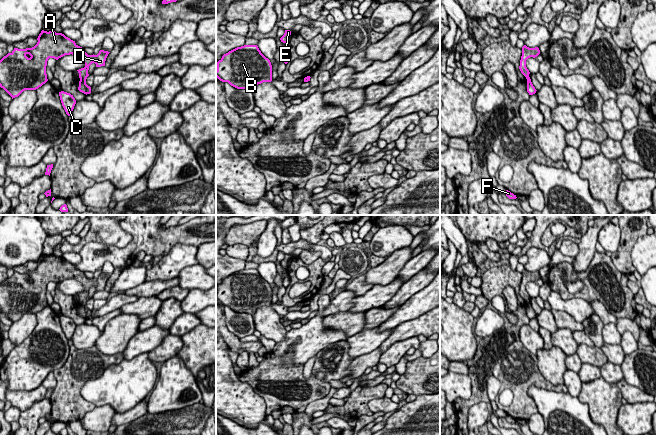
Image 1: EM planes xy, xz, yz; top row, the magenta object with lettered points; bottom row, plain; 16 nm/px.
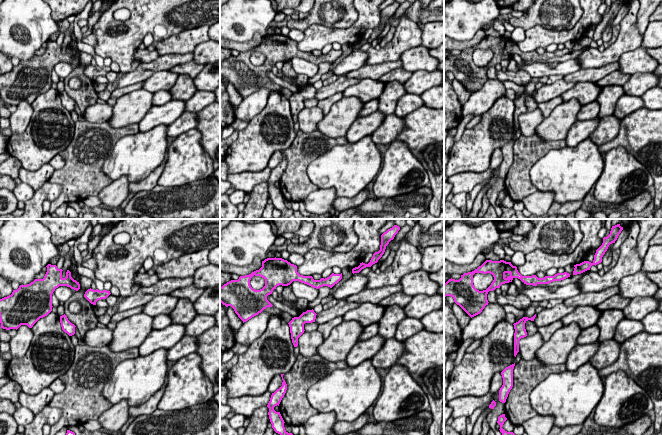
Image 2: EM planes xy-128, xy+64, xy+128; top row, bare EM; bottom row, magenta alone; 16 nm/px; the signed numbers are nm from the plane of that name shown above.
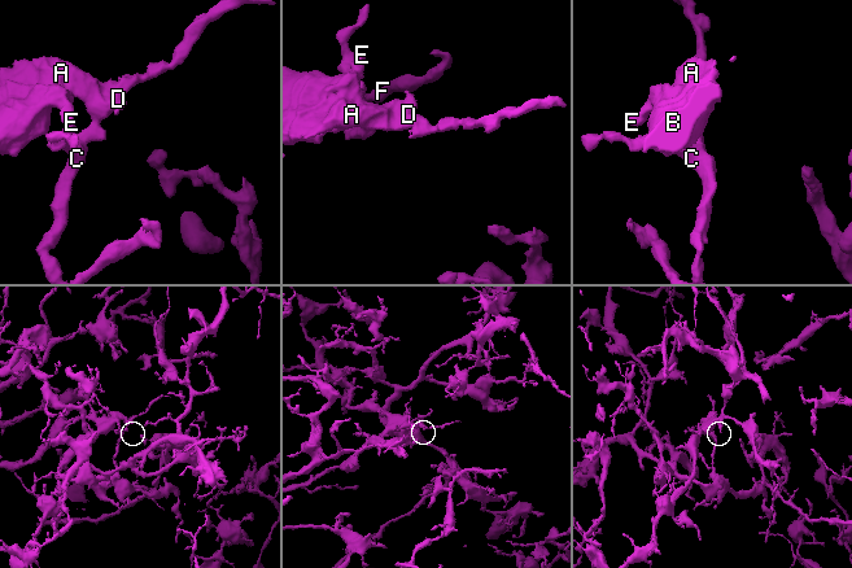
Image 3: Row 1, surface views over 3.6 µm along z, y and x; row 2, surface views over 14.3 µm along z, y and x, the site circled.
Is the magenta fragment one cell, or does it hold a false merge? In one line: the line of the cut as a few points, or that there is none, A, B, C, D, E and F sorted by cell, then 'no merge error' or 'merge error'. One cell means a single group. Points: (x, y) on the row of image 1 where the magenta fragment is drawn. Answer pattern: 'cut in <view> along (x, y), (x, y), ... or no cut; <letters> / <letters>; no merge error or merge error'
cut in xy along (80, 79), (85, 82); A B D E / C F; merge error

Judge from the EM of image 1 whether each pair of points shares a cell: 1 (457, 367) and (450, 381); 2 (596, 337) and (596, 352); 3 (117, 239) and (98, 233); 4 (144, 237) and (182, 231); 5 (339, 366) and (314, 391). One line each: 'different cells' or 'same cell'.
1: different cells
2: different cells
3: same cell
4: same cell
5: different cells

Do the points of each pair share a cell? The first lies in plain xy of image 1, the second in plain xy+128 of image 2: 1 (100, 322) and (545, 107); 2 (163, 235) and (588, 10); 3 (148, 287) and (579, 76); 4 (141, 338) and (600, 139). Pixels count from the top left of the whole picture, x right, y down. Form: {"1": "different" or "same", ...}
{"1": "same", "2": "same", "3": "same", "4": "different"}

